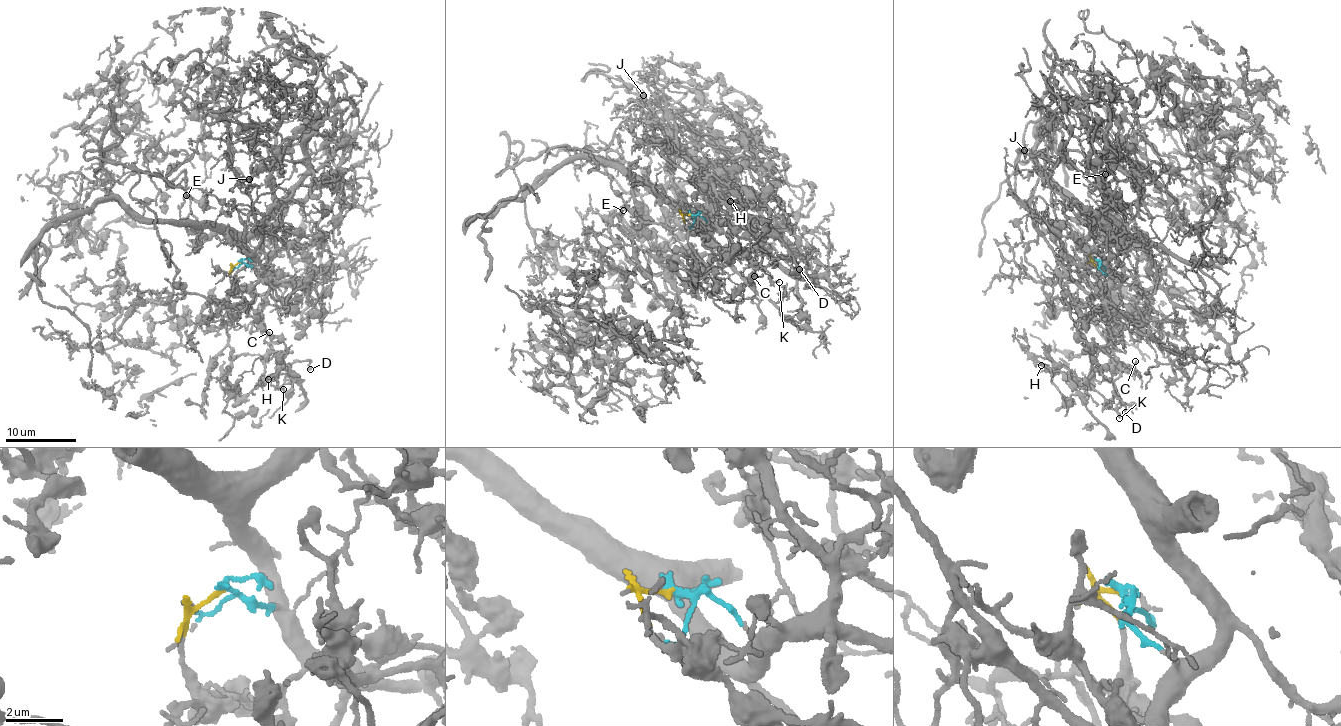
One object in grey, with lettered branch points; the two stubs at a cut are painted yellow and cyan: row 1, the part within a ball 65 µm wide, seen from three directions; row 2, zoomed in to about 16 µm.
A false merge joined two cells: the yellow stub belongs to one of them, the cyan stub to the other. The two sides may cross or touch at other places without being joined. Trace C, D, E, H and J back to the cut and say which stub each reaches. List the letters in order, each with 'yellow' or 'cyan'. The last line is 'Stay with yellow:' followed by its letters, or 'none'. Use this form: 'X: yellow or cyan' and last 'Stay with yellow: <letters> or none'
C: yellow
D: yellow
E: yellow
H: yellow
J: cyan
Stay with yellow: C, D, E, H

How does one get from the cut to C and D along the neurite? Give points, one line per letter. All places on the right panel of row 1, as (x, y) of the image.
C: (1097, 260), (1097, 278), (1086, 282), (1092, 318), (1121, 368), (1136, 361)
D: (1097, 260), (1097, 278), (1086, 282), (1092, 318), (1121, 366), (1113, 392), (1126, 413)

